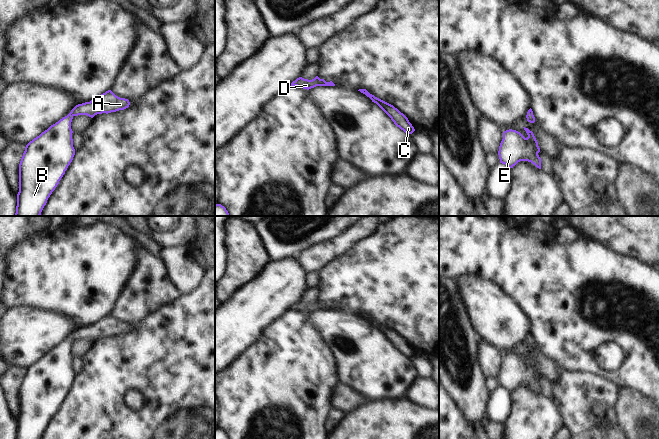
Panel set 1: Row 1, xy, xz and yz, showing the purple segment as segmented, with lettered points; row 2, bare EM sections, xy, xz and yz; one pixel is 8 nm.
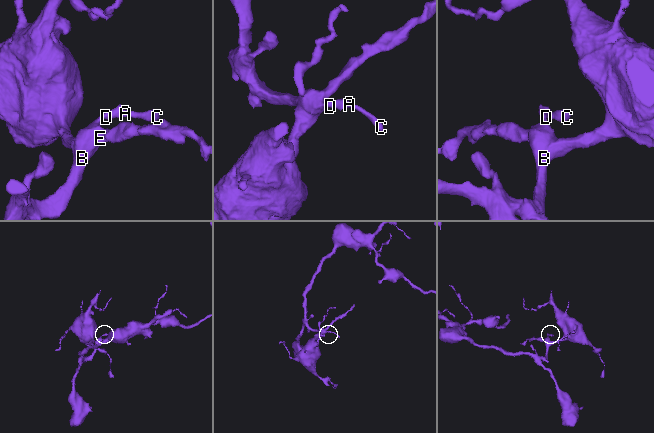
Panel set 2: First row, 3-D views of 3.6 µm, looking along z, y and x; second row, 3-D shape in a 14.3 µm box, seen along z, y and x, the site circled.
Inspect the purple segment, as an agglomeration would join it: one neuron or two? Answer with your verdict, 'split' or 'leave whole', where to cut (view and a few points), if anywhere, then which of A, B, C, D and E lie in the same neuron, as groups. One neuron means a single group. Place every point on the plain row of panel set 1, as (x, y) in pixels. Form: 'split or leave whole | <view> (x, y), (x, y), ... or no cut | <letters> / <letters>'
leave whole | no cut | A B C D E

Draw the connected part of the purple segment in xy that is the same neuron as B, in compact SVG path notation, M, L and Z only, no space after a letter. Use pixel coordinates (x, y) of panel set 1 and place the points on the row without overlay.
M108 314L90 326L76 329L67 340L30 365L25 371L19 388L19 416L15 439L41 439L48 422L59 408L75 379L71 353L74 340L87 339L93 342L97 338L124 334L129 329L128 323L120 322Z

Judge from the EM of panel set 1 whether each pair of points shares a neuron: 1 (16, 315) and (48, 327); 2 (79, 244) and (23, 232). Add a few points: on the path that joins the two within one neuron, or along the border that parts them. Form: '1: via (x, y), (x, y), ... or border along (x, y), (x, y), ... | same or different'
1: via (24, 323), (28, 327), (40, 327) | same
2: border along (36, 233), (14, 247) | different

